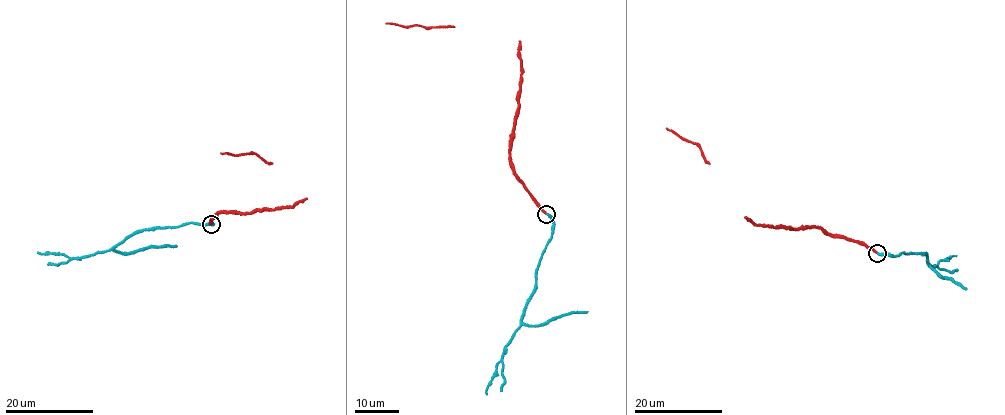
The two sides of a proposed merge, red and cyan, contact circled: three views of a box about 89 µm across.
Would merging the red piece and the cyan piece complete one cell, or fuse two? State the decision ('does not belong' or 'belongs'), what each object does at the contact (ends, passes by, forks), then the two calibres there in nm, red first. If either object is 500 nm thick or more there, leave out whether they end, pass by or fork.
belongs | red ends | cyan ends | 320/360 nm

